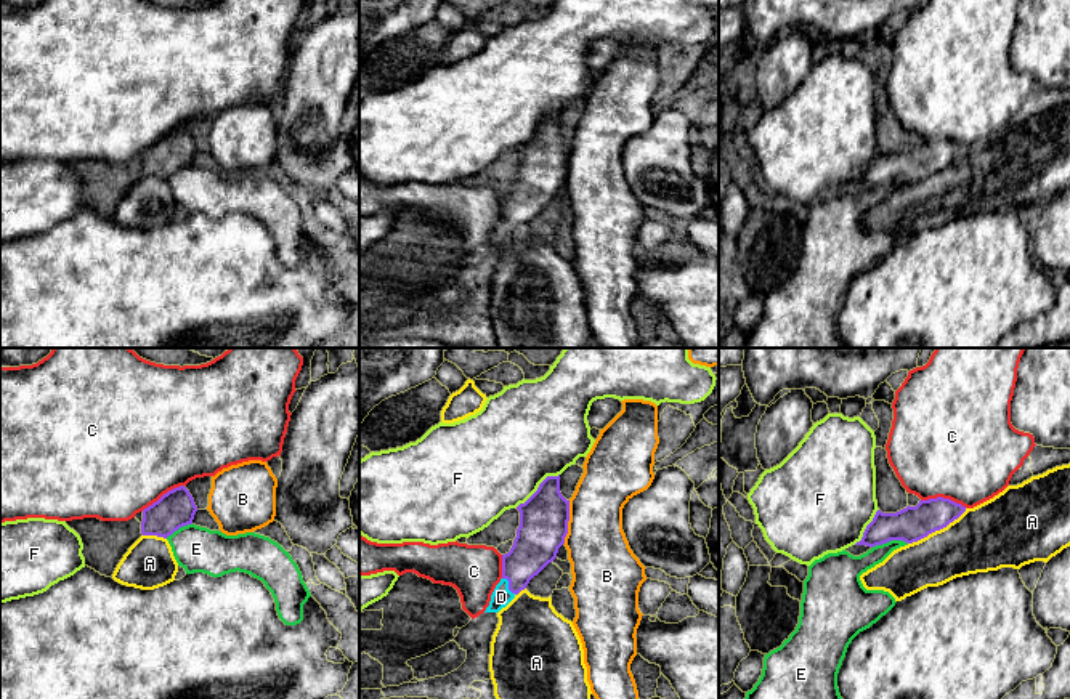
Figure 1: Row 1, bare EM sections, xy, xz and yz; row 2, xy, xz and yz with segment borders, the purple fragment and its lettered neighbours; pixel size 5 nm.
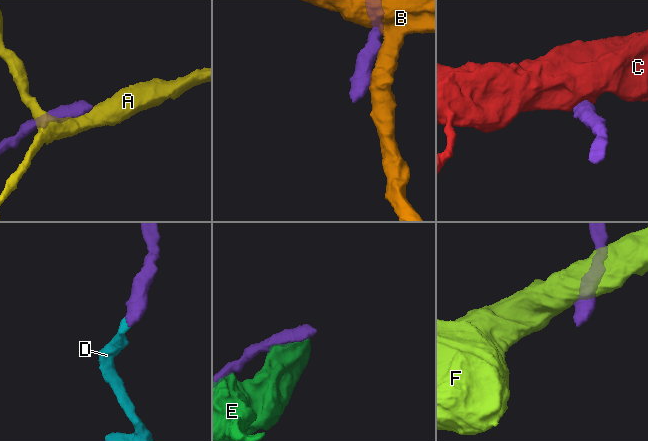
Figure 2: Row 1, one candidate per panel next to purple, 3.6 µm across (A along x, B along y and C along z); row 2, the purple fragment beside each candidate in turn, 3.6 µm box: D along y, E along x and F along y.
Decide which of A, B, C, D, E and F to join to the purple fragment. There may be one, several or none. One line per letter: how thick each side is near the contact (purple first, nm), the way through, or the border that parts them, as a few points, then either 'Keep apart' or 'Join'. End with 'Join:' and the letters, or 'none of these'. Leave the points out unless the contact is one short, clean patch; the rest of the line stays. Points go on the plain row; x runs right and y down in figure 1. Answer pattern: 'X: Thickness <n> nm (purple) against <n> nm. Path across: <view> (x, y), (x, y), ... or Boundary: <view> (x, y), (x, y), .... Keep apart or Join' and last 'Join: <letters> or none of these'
A: Thickness 180 nm (purple) against 320 nm. Boundary: yz (966, 149), (945, 167), (908, 185). Keep apart
B: Thickness 240 nm (purple) against 300 nm. Keep apart
C: Thickness 180 nm (purple) against 500 nm. Boundary: yz (921, 140), (948, 138), (966, 148). Keep apart
D: Thickness 220 nm (purple) against 100 nm. Path across: xz (536, 185), (518, 207), (509, 226), (501, 238). Join
E: Thickness 180 nm (purple) against 140 nm. Keep apart
F: Thickness 240 nm (purple) against 500 nm. Keep apart
Join: D

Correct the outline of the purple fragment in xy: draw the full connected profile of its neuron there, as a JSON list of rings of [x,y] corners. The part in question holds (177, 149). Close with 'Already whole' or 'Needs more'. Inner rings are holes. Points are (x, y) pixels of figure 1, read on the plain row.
[[[184,127],[164,135],[143,151],[141,175],[167,180],[183,167],[193,165],[197,147]]]. Already whole

